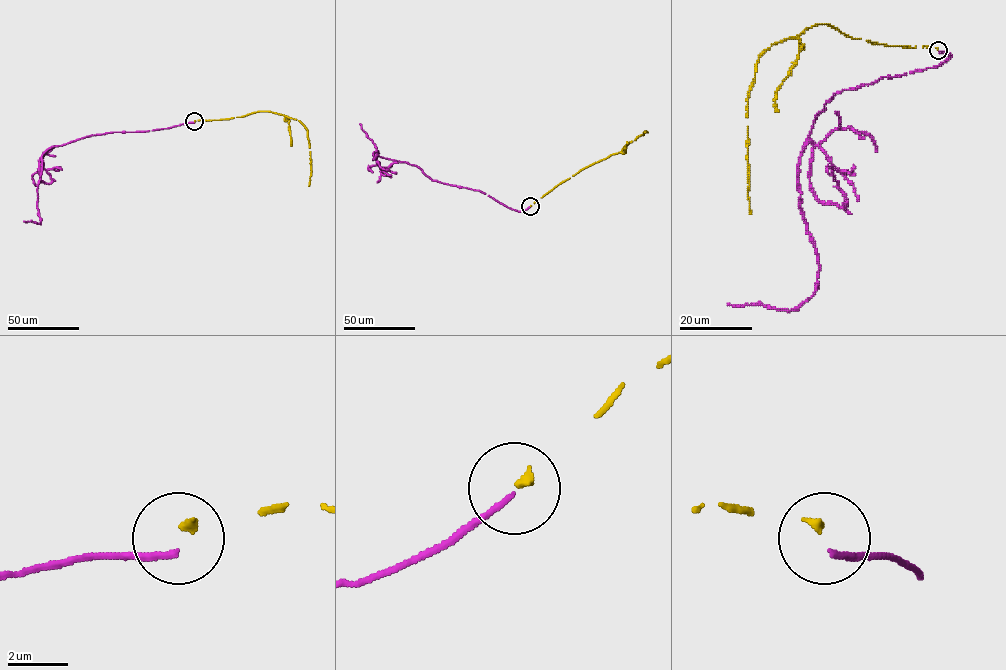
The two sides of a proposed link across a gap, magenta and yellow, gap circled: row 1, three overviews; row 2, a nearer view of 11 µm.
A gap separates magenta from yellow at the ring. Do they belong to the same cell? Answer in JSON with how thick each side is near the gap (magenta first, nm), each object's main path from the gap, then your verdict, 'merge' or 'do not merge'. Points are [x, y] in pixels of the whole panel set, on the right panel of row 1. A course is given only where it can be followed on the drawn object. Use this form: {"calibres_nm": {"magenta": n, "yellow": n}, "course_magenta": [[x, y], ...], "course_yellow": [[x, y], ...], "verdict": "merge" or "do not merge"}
{"calibres_nm": {"magenta": 190, "yellow": 240}, "course_magenta": [[939, 52], [949, 58], [837, 92], [815, 116], [798, 177], [820, 267], [816, 291], [787, 311], [728, 304]], "course_yellow": [[938, 49], [875, 44], [828, 24], [772, 43], [759, 57], [747, 102], [750, 214]], "verdict": "do not merge"}

